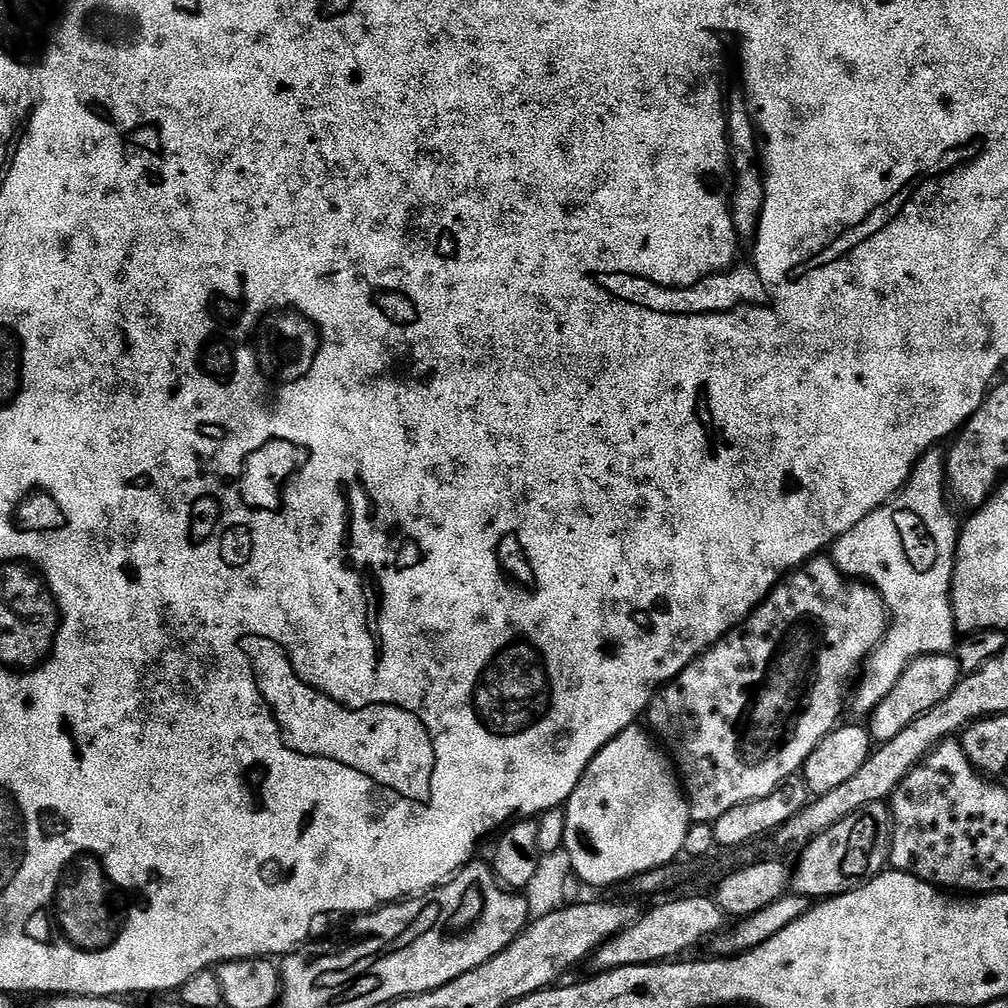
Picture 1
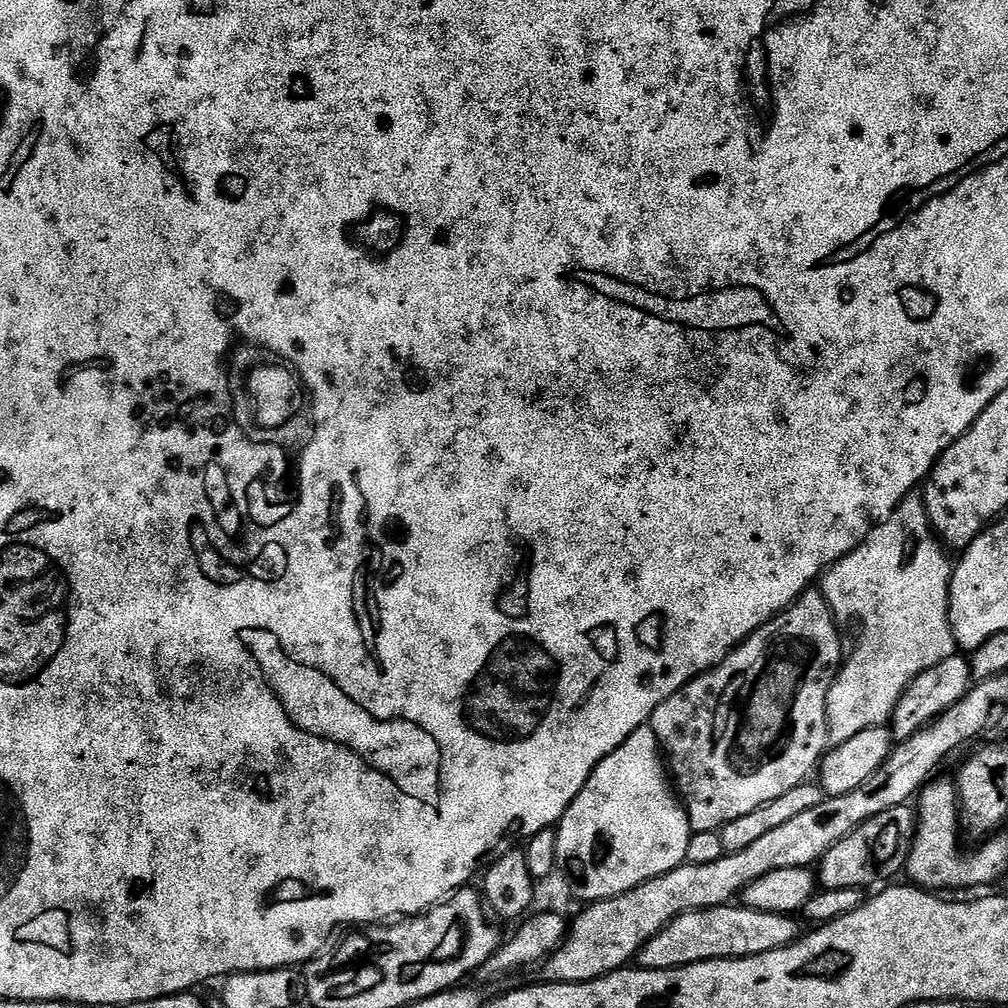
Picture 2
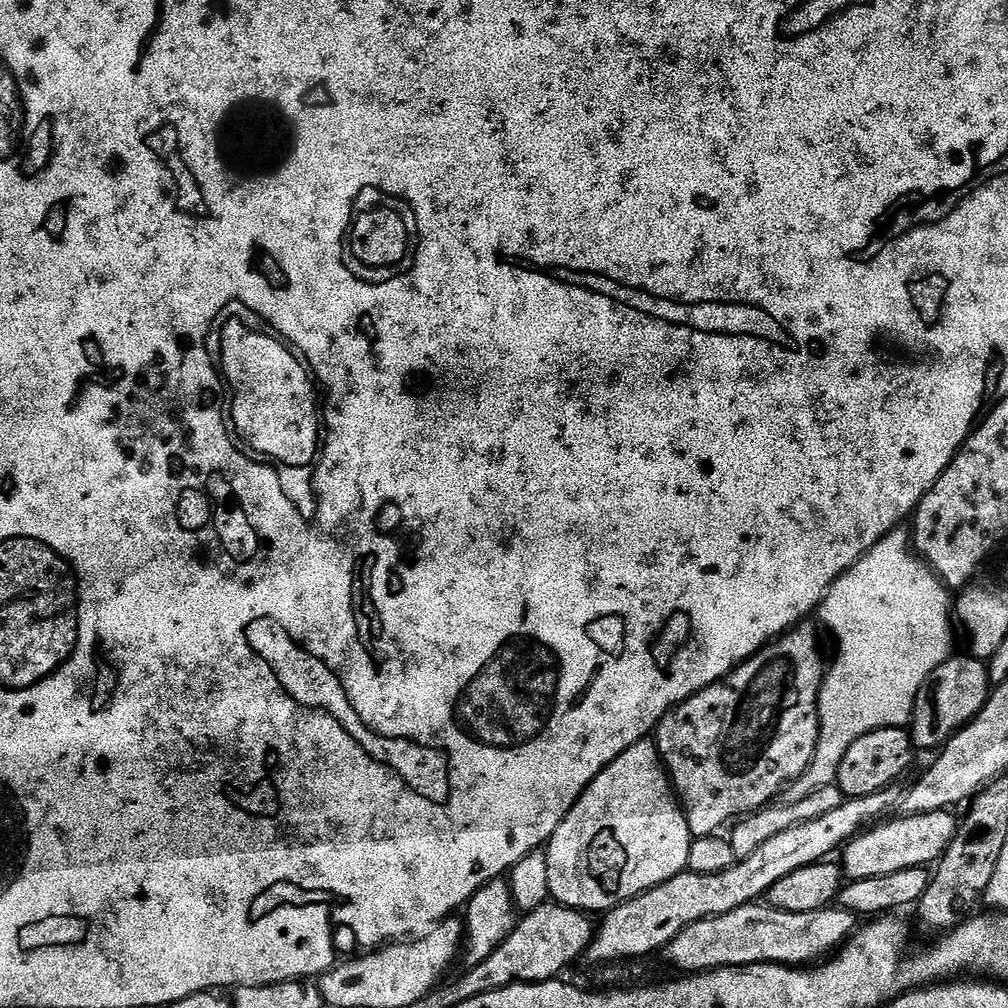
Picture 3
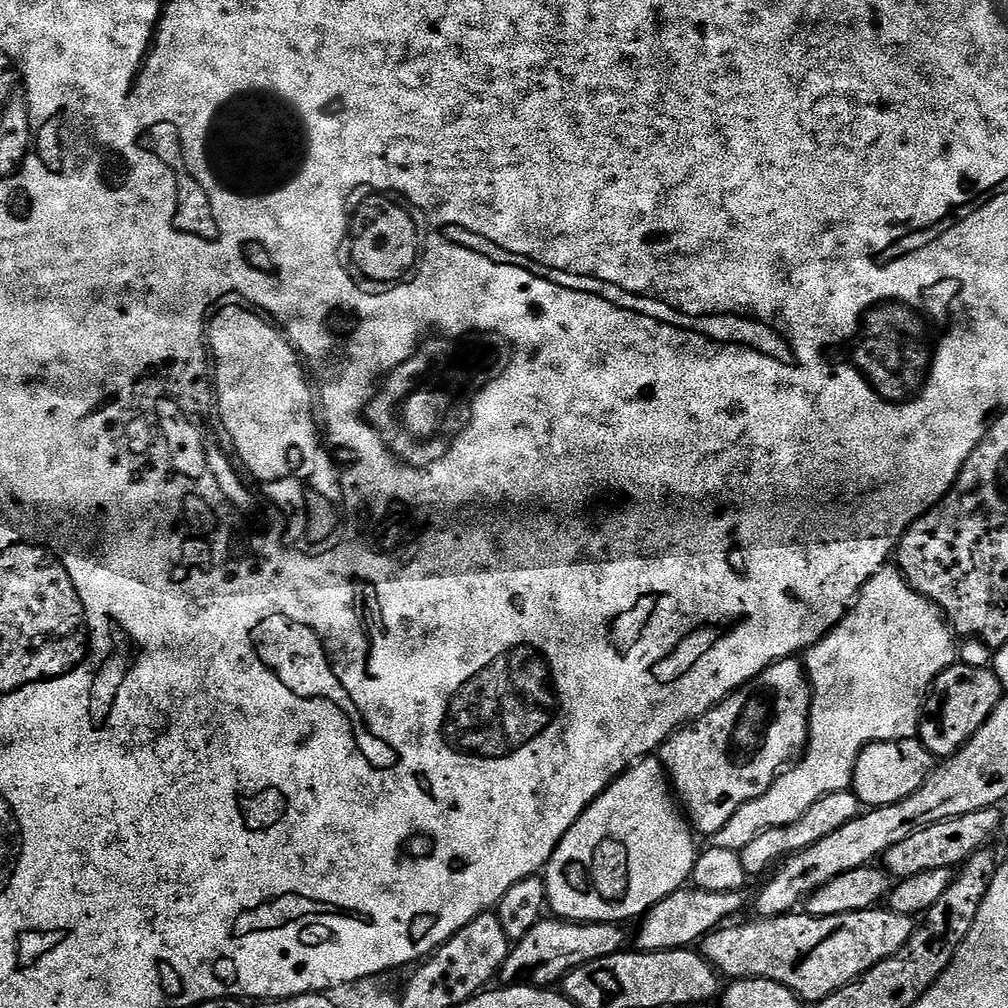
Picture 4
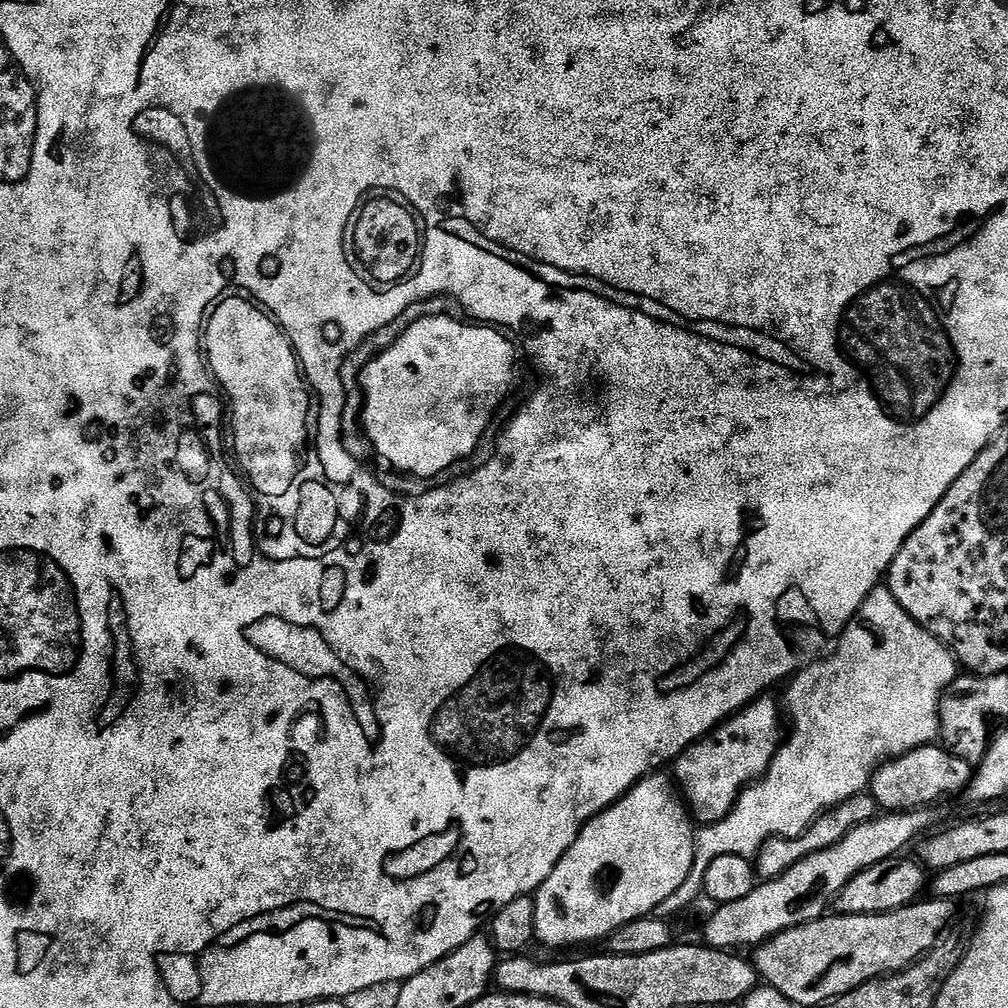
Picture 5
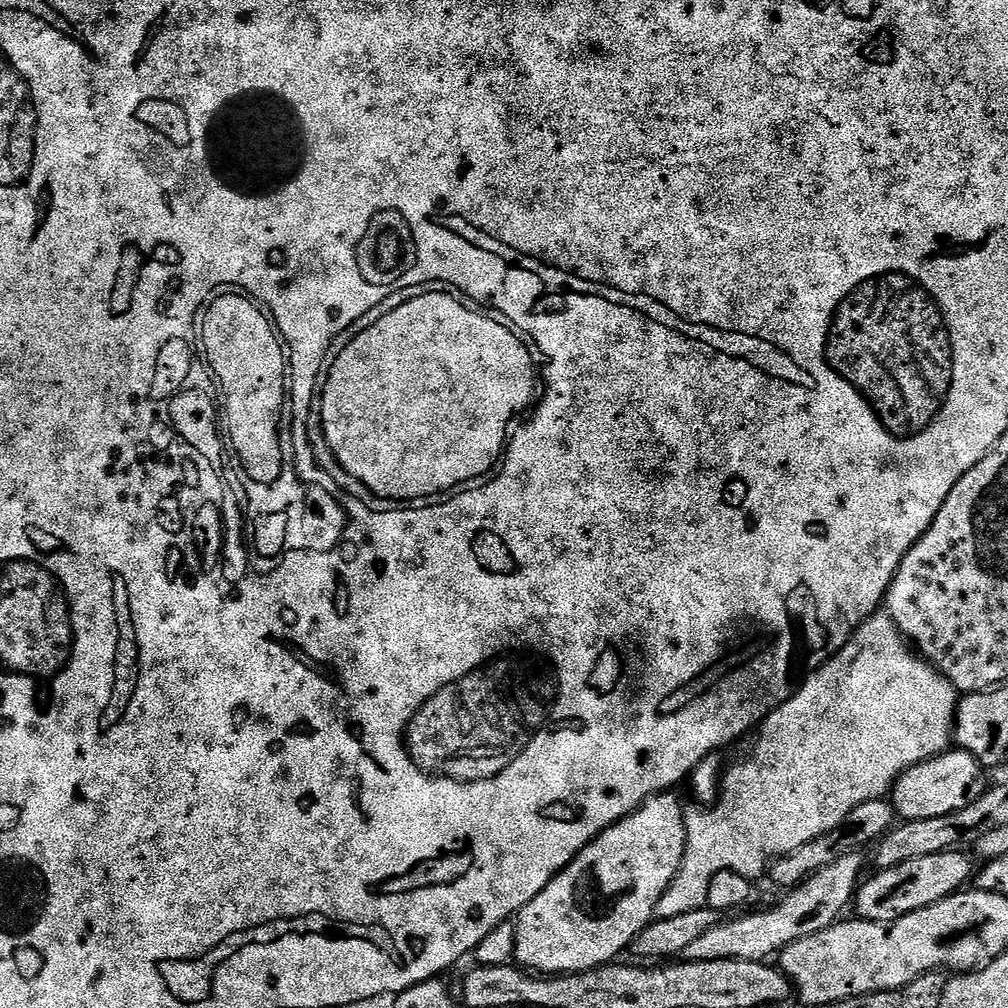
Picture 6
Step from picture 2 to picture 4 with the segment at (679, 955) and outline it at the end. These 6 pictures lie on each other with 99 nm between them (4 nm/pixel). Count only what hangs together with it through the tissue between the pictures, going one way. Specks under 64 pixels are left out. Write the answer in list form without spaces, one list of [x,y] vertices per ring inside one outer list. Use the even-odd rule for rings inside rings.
[[[880,906],[867,908],[861,912],[847,912],[833,916],[796,915],[800,914],[752,918],[749,924],[729,923],[727,926],[721,926],[704,937],[702,954],[717,968],[721,977],[729,981],[769,980],[778,982],[796,993],[801,1001],[815,1002],[825,1000],[842,986],[858,980],[863,972],[869,972],[878,962],[902,950],[902,946],[906,946],[910,934],[917,925],[913,917],[903,916]]]

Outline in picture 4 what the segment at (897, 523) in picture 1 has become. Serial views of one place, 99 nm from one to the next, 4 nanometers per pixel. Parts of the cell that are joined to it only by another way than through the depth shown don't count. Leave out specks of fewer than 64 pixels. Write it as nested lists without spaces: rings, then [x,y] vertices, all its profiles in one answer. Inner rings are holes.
[[[895,567],[875,572],[839,624],[806,653],[812,686],[808,747],[754,802],[746,802],[710,838],[714,847],[739,853],[758,834],[774,826],[798,822],[818,798],[851,789],[858,754],[874,742],[911,740],[920,731],[920,717],[932,683],[958,660],[958,640],[943,612],[911,588]]]

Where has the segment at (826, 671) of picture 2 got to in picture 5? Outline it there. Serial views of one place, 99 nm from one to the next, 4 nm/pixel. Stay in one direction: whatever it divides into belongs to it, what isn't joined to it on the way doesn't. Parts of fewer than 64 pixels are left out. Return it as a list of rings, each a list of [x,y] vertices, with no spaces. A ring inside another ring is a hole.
[[[765,694],[759,696],[757,700],[747,704],[741,712],[736,712],[717,726],[713,732],[703,736],[697,744],[692,744],[682,755],[674,762],[676,768],[675,783],[678,785],[678,791],[695,823],[703,826],[706,824],[717,824],[730,810],[736,805],[736,800],[741,792],[749,784],[755,784],[768,767],[772,765],[772,760],[776,756],[782,743],[782,732],[780,736],[780,720],[782,724],[782,708],[779,703],[771,700],[771,695]]]

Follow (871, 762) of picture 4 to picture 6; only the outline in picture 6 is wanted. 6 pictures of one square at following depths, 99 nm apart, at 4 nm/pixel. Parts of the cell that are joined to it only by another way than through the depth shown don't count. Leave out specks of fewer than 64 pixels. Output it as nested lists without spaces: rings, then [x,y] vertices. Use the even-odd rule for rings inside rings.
[[[949,750],[941,756],[935,756],[929,760],[918,762],[901,774],[893,784],[890,799],[897,817],[901,821],[921,820],[922,818],[942,818],[942,814],[954,814],[958,810],[966,810],[972,802],[978,802],[982,794],[990,787],[989,773],[969,752],[963,750]]]

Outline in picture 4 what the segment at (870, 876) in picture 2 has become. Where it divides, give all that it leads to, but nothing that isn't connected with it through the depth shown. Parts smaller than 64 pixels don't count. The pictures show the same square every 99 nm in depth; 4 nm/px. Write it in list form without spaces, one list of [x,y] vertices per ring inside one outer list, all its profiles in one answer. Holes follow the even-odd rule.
[[[999,807],[983,808],[970,814],[956,816],[953,820],[943,820],[920,828],[914,834],[910,834],[910,838],[902,838],[902,842],[898,842],[884,853],[883,867],[892,878],[907,878],[914,874],[922,874],[922,870],[955,869],[981,848],[987,848],[993,843],[991,840],[1000,828],[1000,811]]]

